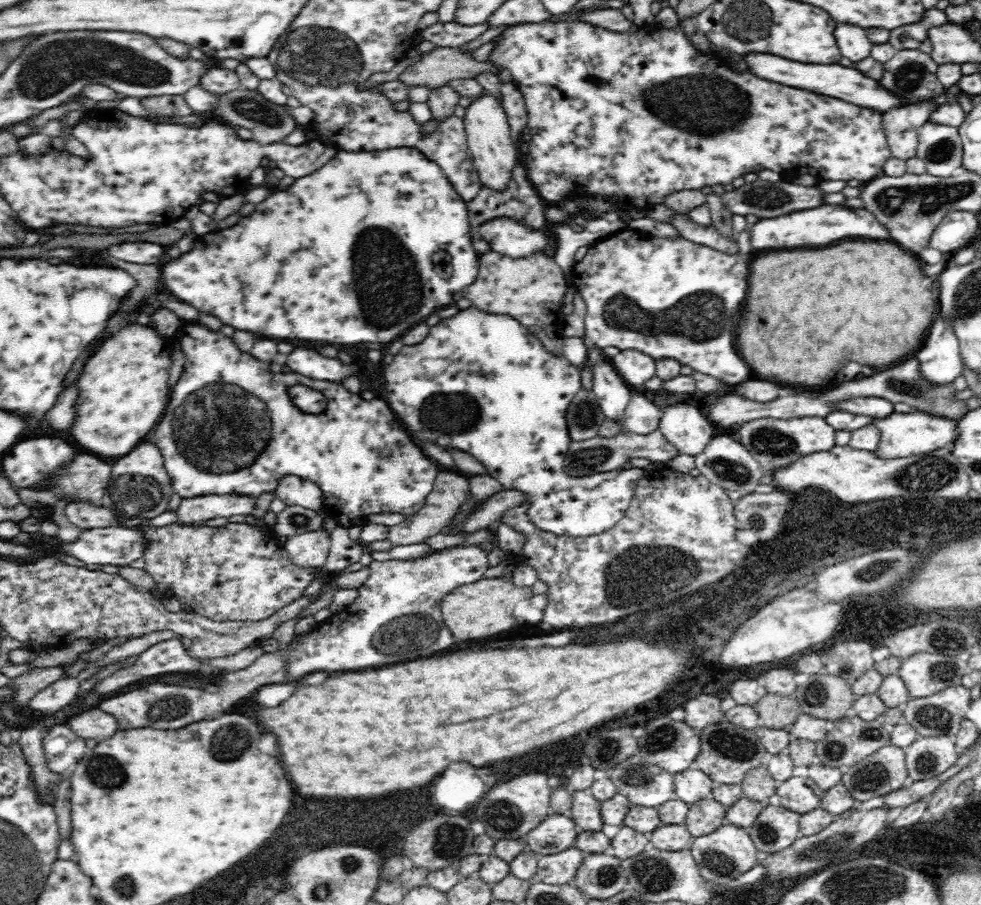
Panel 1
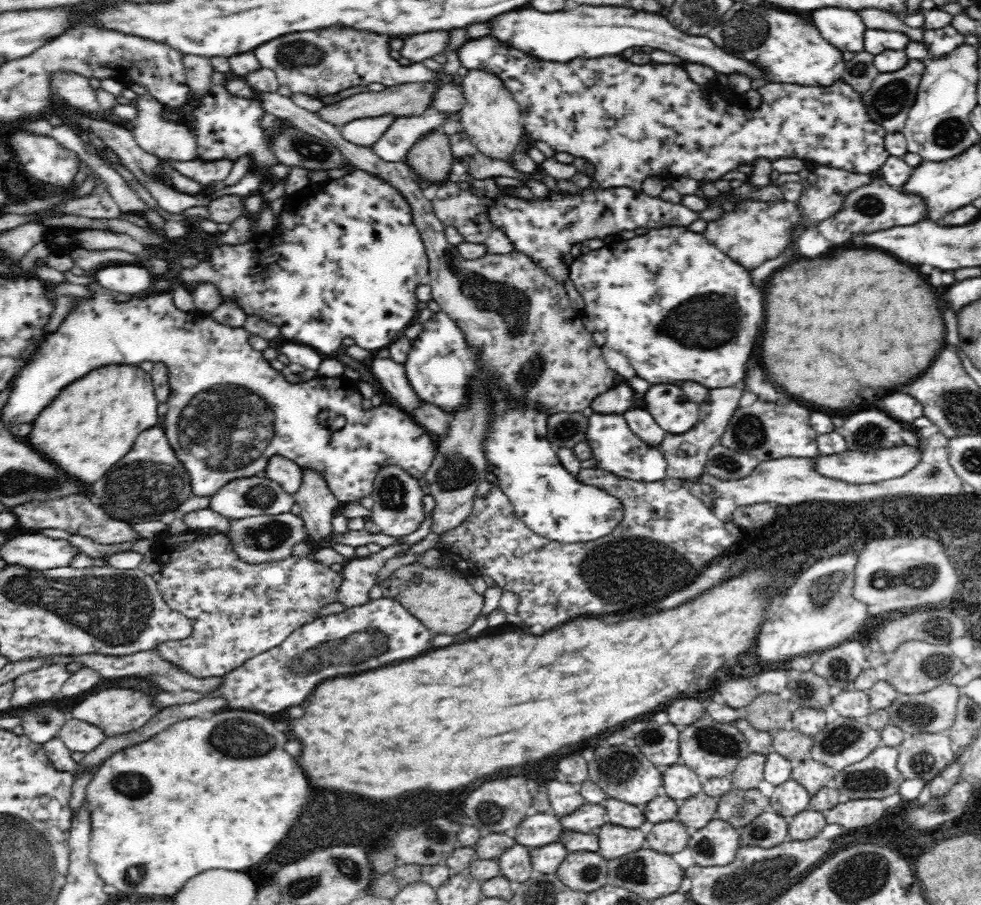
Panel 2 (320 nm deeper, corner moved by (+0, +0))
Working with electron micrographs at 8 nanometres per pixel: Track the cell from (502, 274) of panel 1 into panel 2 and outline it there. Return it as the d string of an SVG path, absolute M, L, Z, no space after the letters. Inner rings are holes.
M261 92L259 101L266 113L276 118L284 118L296 128L312 136L331 142L349 160L352 167L358 168L368 174L390 183L406 200L412 222L420 233L424 248L429 260L429 285L431 298L440 306L459 327L466 339L466 343L474 349L476 359L476 374L472 374L468 382L468 403L457 407L456 411L448 413L448 431L442 437L436 437L435 460L423 479L430 486L429 494L434 497L436 506L431 510L433 524L432 533L443 533L460 526L469 514L472 514L474 497L478 485L486 481L491 472L490 463L485 455L485 442L488 432L494 426L493 392L500 389L500 393L512 400L517 406L528 406L535 412L552 416L560 412L581 412L591 407L591 403L599 394L616 386L616 374L606 364L601 348L592 340L592 333L582 323L583 313L575 311L570 305L564 284L554 281L552 275L544 273L544 269L536 267L536 263L526 257L524 253L512 251L506 254L486 253L478 260L464 260L456 251L456 246L446 241L444 236L444 223L435 215L432 202L424 197L420 185L414 178L414 173L404 160L392 163L380 158L370 147L356 146L342 137L340 128L322 121L316 113L300 108L288 96L276 92Z

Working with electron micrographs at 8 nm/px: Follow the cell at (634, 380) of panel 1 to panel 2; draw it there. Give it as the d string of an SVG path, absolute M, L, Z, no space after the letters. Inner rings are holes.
M627 380L620 382L620 384L617 383L610 390L599 394L591 403L591 408L594 414L602 414L604 416L616 414L617 416L622 416L631 409L635 393L634 389L628 385Z

